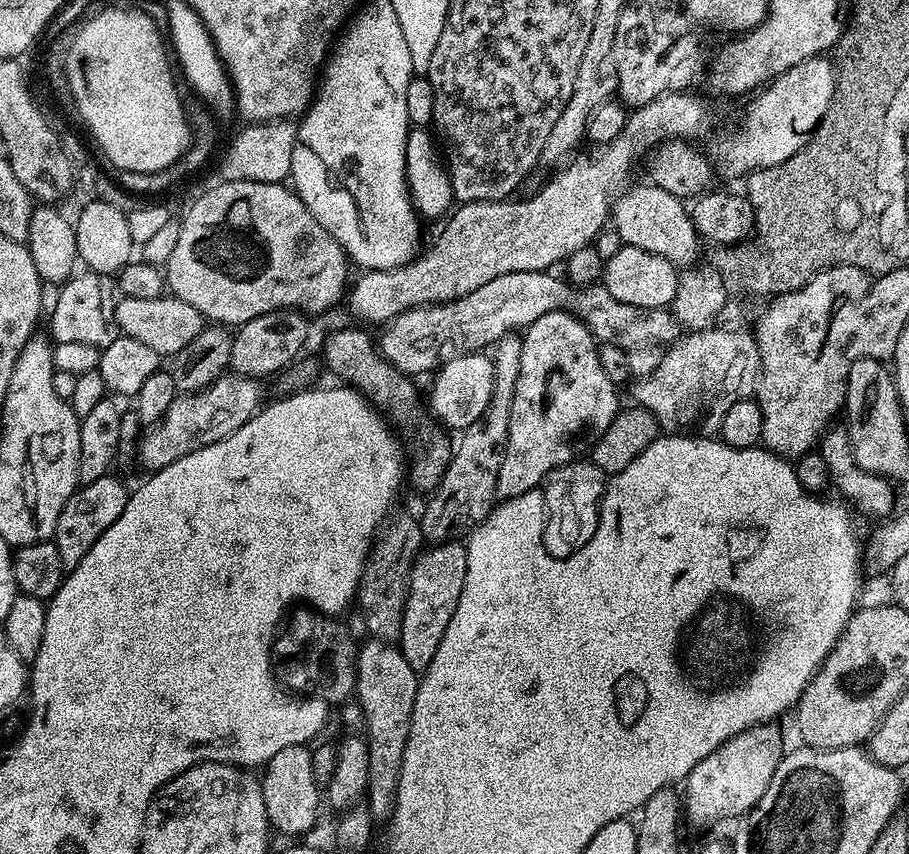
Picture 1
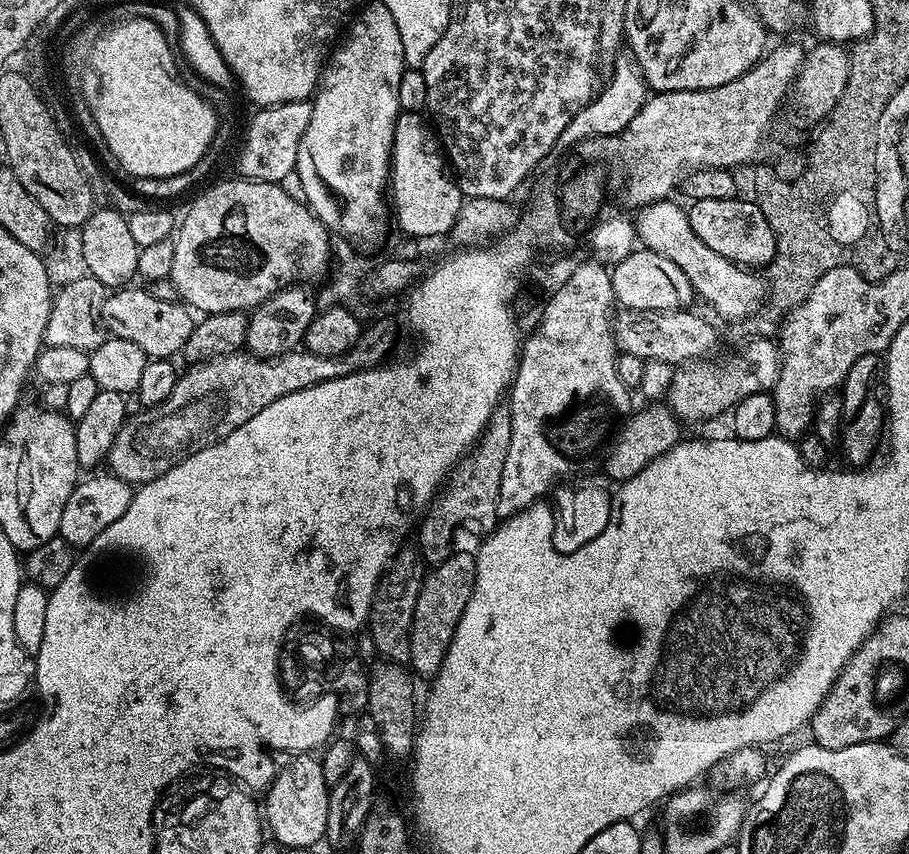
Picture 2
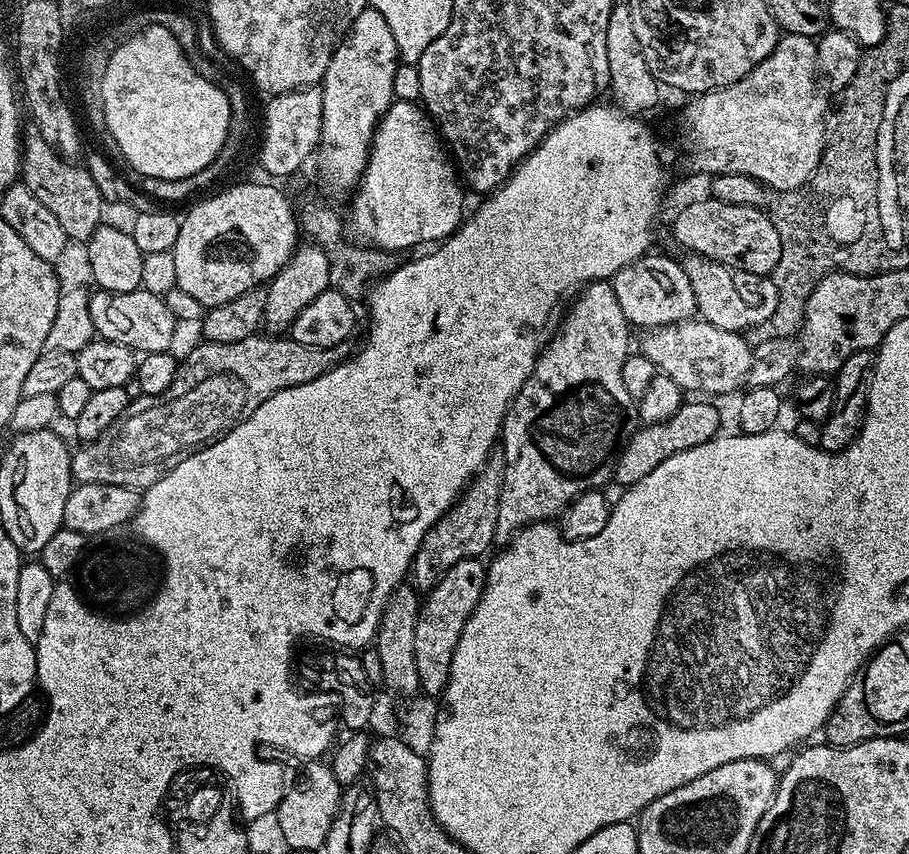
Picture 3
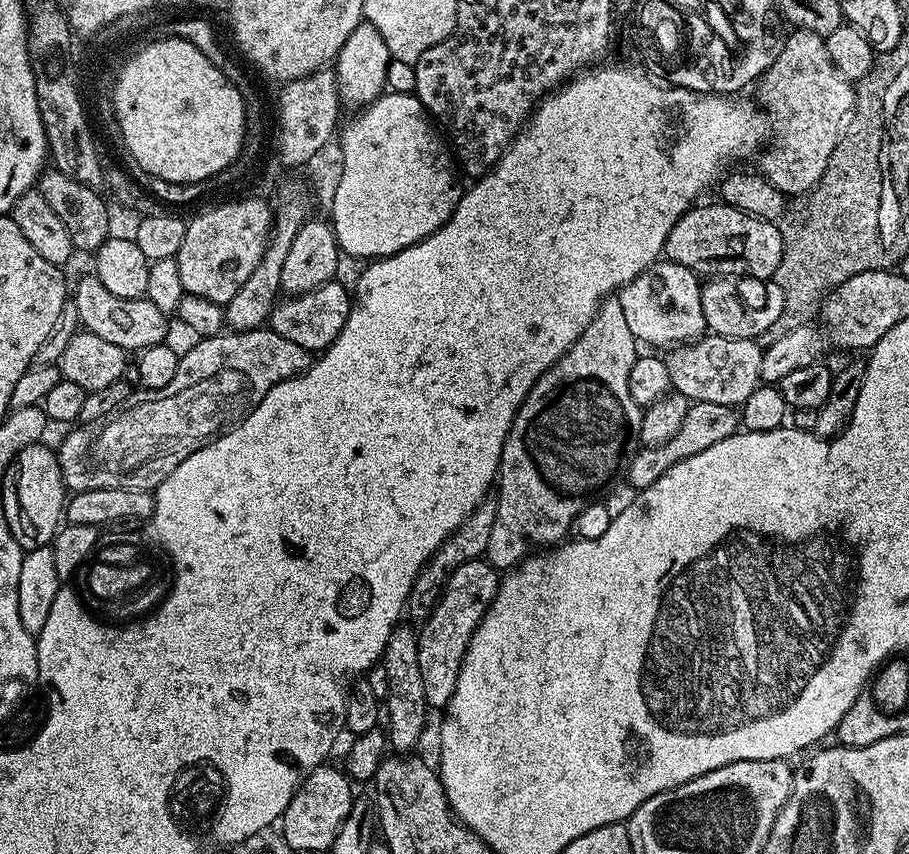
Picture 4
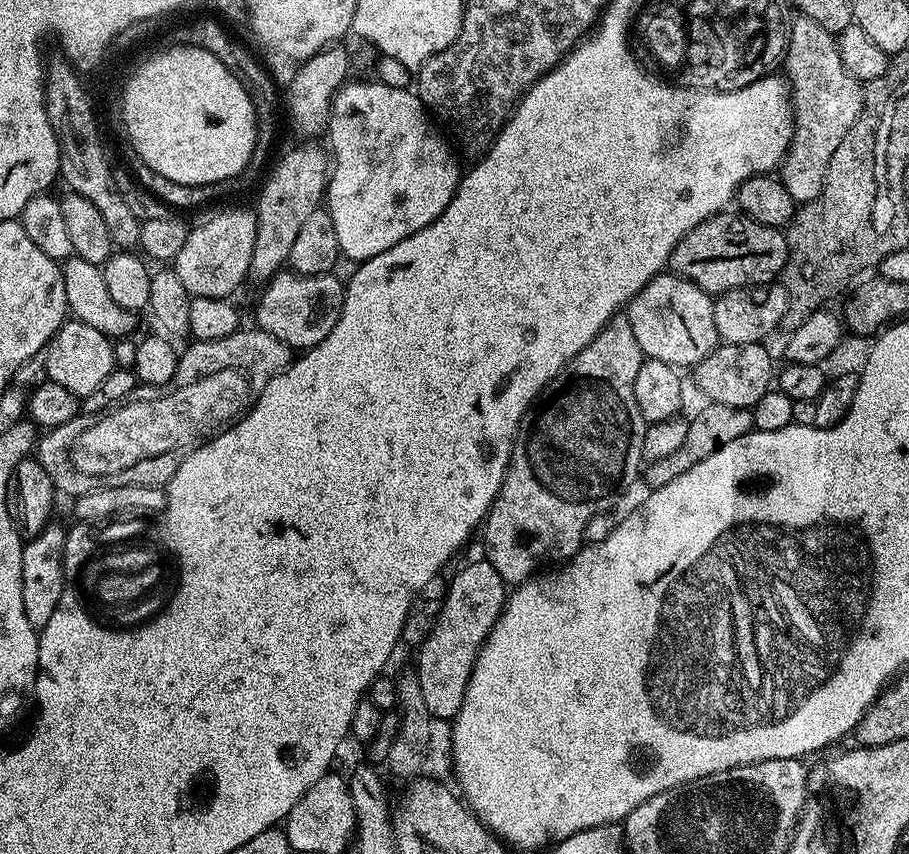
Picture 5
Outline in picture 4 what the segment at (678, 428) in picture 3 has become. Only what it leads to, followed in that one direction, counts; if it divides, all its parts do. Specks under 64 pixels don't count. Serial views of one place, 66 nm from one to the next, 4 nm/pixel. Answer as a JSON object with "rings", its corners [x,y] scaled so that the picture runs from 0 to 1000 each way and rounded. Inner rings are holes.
{"rings":[[[768,470],[758,477],[755,489],[750,494],[750,504],[737,513],[737,518],[725,520],[718,525],[705,523],[704,529],[695,534],[695,540],[690,540],[691,562],[696,567],[696,573],[714,571],[737,550],[746,541],[759,536],[763,532],[772,532],[772,527],[778,527],[780,522],[785,522],[785,518],[794,518],[794,513],[803,513],[812,505],[812,482],[809,477],[790,474],[787,471]]]}

